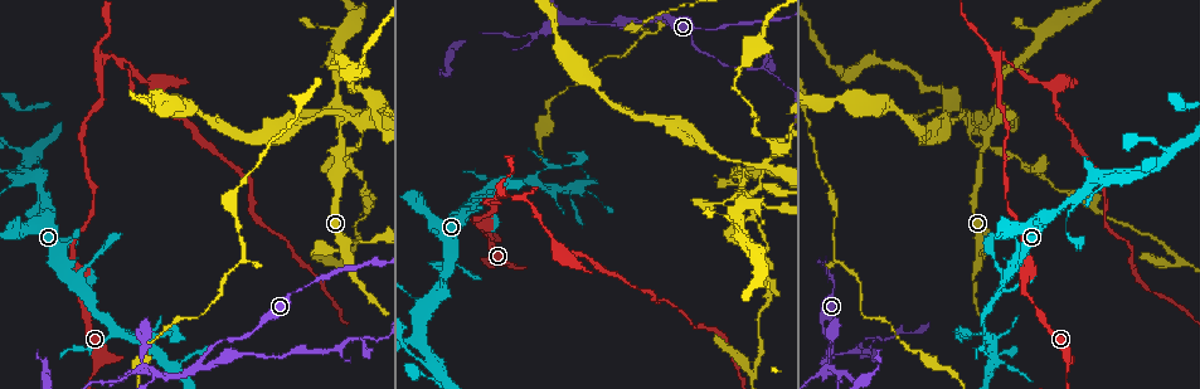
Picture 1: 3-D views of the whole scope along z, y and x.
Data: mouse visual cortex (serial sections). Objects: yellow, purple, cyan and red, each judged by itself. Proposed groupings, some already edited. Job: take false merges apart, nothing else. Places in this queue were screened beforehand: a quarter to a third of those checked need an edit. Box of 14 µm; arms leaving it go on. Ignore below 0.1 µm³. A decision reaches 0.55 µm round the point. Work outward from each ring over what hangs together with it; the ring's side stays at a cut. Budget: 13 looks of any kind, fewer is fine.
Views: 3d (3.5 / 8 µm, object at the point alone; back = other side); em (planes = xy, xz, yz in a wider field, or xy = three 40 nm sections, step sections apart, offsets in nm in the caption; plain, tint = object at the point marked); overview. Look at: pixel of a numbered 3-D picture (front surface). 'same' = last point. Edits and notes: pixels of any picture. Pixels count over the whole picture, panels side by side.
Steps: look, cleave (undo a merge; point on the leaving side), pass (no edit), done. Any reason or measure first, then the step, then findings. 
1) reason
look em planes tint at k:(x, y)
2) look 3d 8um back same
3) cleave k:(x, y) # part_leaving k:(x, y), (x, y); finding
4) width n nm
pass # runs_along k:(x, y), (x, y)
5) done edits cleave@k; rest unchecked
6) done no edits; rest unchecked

thick turns thin
look 3d 8um at 1:(1024, 281)

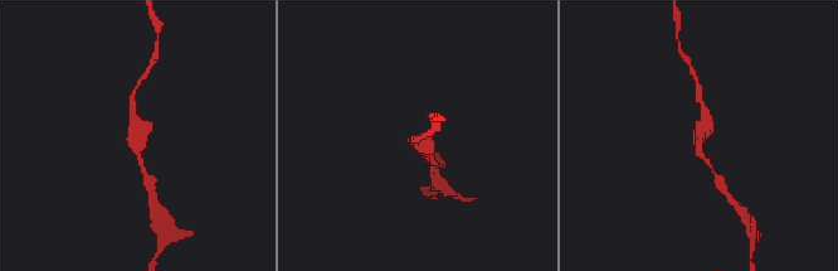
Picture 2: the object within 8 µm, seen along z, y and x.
arm_widths 150, 250 nm
look em xy step 2 tint at 2:(137, 141)

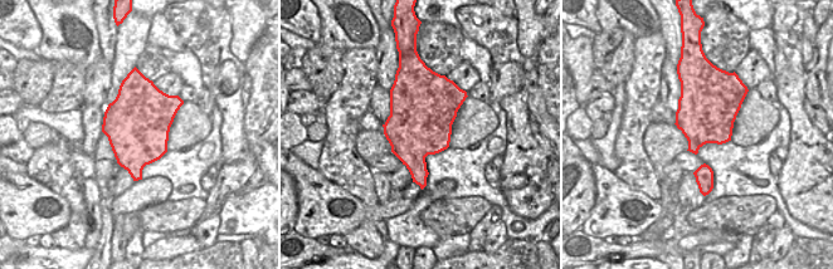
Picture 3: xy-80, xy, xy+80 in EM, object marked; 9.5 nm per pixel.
pass # runs_along 2:(146, 172), (136, 151), (135, 106); all the same cell

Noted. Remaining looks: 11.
narrows sharply
look 3d 3.5um at 1:(986, 334)

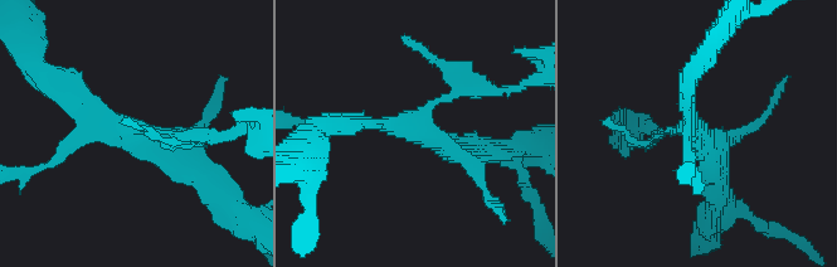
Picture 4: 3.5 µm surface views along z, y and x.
look em xy step 5 tint at 4:(128, 128)

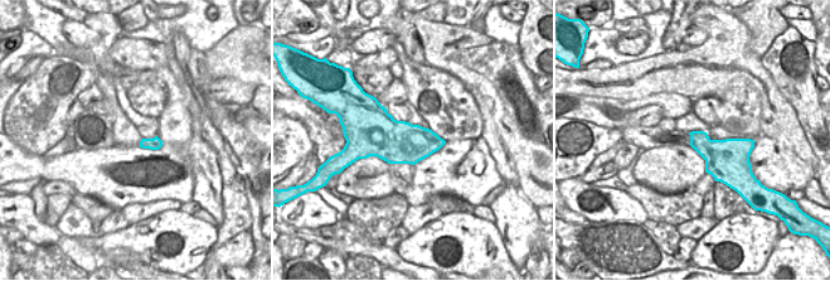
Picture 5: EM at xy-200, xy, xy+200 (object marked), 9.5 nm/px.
width 420 nm
cleave 4:(621, 134) # part_leaving 4:(667, 134), (632, 126), (626, 137); a second cell is stuck on

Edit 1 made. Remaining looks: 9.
see it whole again
look overview

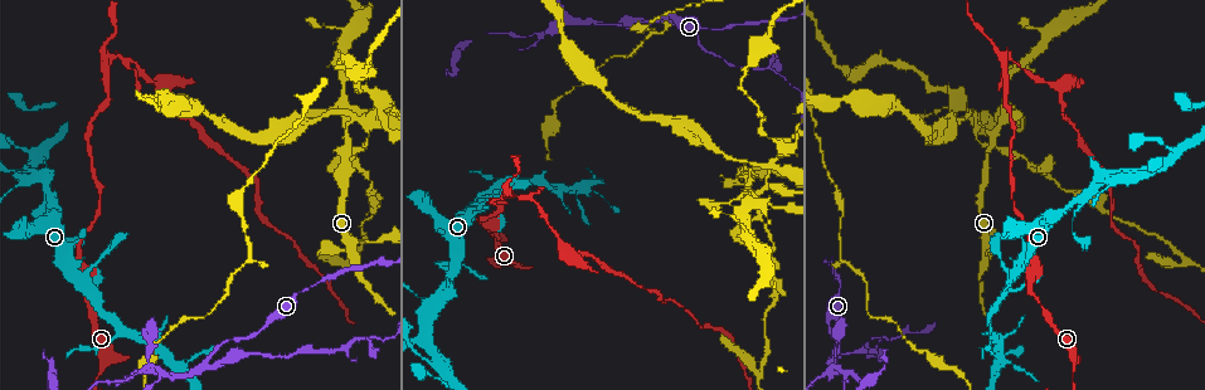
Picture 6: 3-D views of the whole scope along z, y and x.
thin neck
look 3d 8um at 6:(1072, 378)

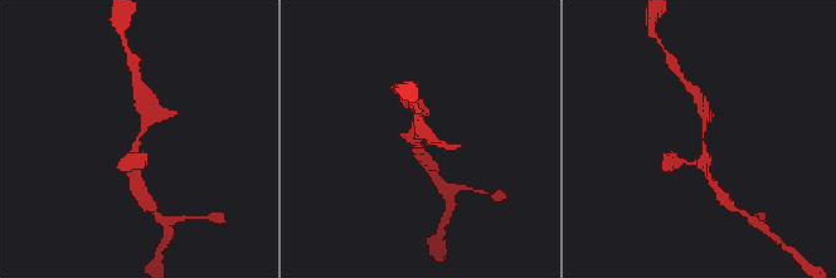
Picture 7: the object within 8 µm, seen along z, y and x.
shape alone is not enough
look em xy step 5 tint at 7:(137, 138)

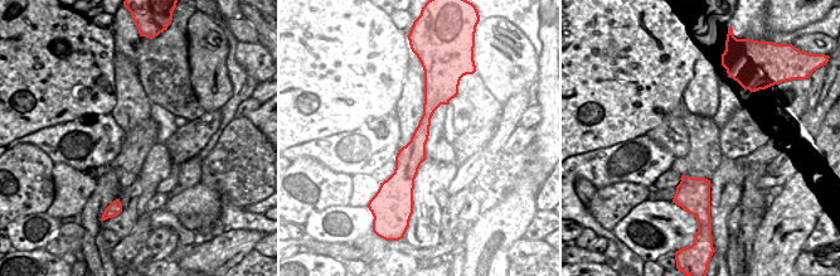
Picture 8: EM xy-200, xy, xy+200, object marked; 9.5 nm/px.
arm_widths 250, 300 nm
pass # runs_along 7:(144, 106), (145, 130), (124, 159); all the same cell

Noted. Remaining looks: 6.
a narrow waist
look 3d 3.5um at 6:(264, 329)

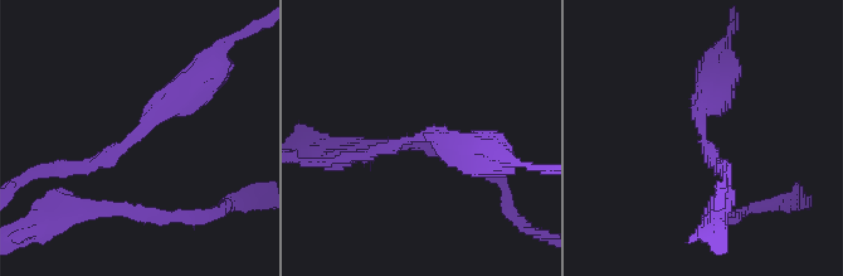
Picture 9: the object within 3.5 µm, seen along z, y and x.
arm_widths 150, 400 nm; now the EM
look em xy step 1 tint at 9:(411, 141)

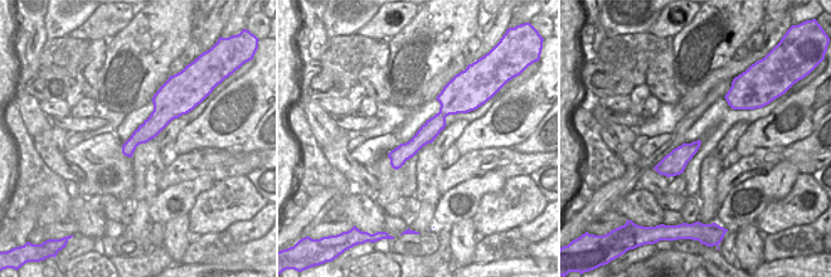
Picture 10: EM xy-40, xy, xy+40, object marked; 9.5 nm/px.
pass # runs_along 9:(189, 86), (111, 156), (57, 168); continuous, no second cell

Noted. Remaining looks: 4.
branch point
look 3d 3.5um at 6:(210, 355)

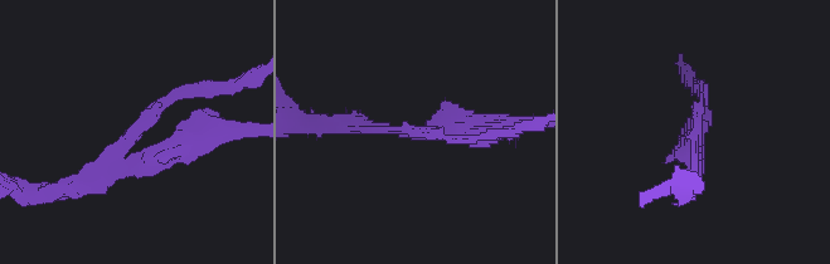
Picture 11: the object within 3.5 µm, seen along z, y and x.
arms 3; arm_widths 150, 150, 300 nm; now the EM
look em xy step 2 tint at 11:(700, 130)

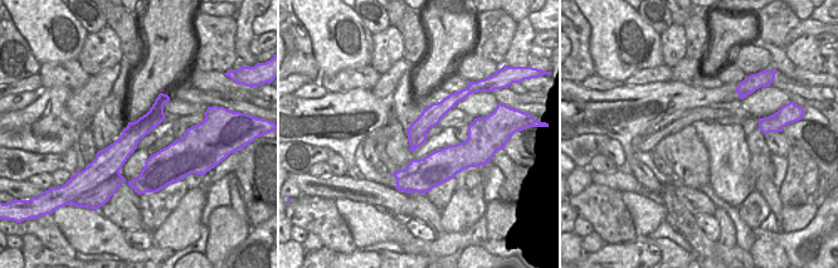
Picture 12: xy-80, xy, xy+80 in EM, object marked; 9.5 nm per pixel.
cleave 11:(170, 161) # part_leaving 11:(144, 154), (252, 131); two cells meet here

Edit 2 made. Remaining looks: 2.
done edits cleave@4, cleave@11; rest unchecked

